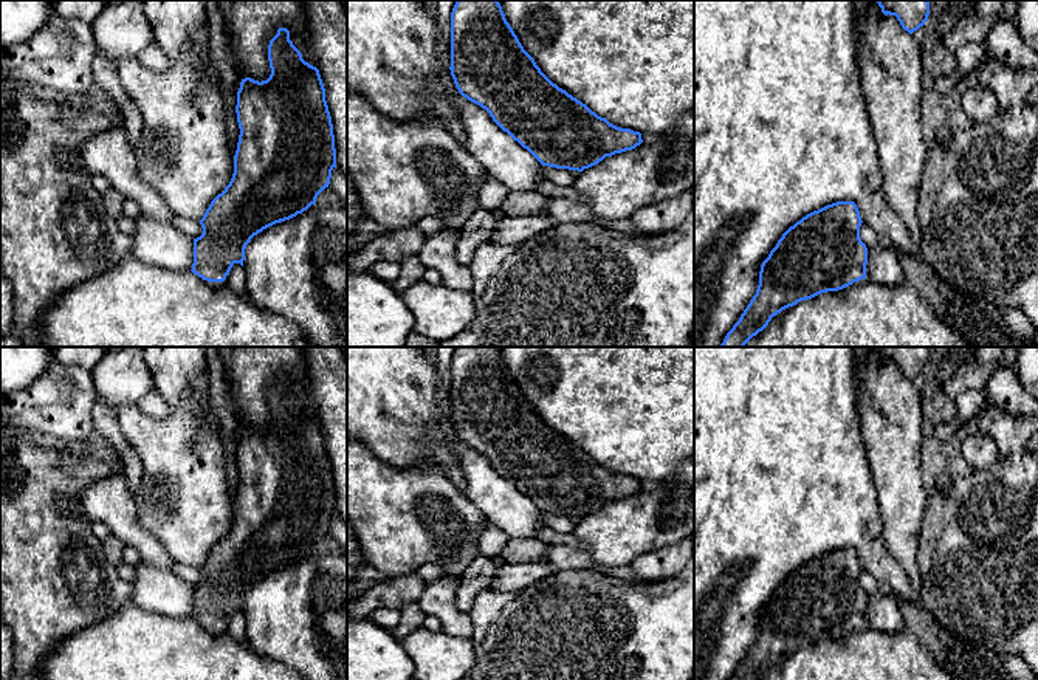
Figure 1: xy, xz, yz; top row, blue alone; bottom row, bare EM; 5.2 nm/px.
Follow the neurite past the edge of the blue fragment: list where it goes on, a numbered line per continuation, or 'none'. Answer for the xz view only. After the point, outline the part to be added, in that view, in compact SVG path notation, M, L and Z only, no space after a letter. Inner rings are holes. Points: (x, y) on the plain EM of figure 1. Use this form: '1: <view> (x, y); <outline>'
1: xz (563, 524); M542 513L542 520L545 525L552 527L555 531L559 531L564 534L573 533L575 530L575 524L572 522L569 516L556 516L556 514Z

